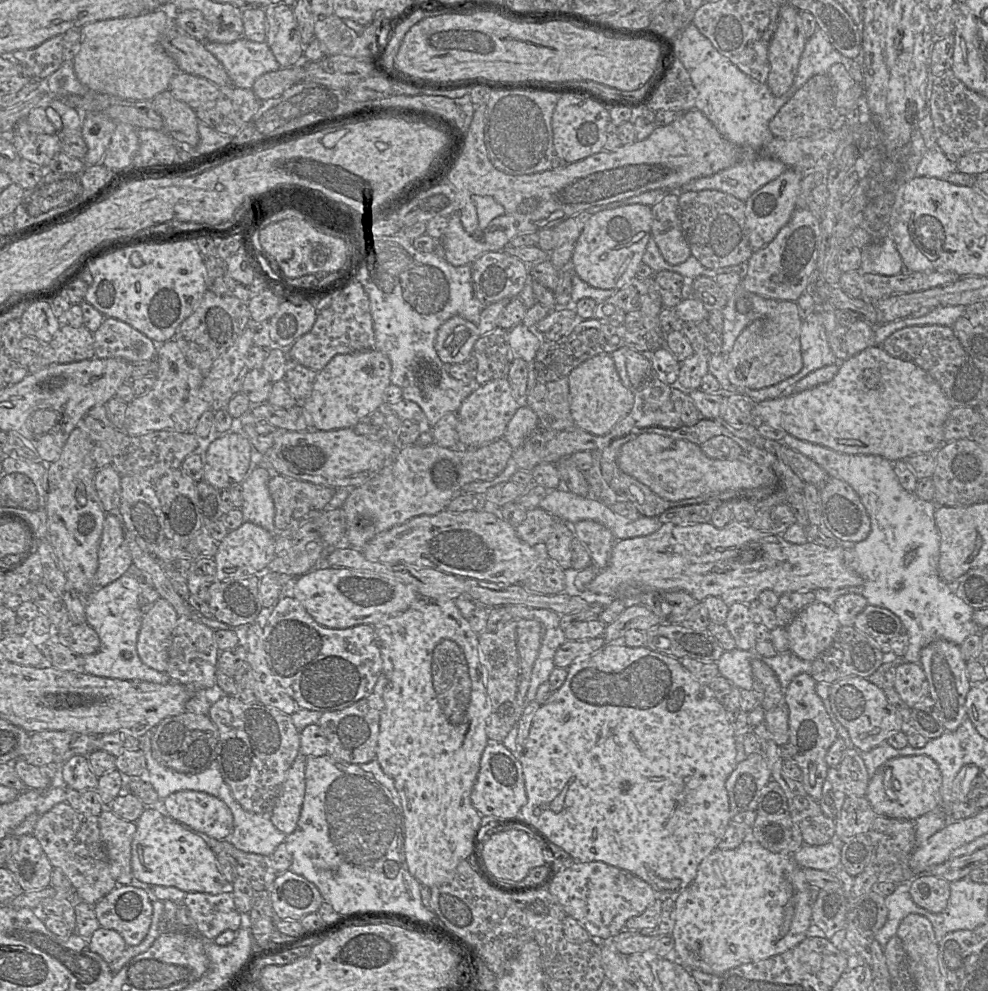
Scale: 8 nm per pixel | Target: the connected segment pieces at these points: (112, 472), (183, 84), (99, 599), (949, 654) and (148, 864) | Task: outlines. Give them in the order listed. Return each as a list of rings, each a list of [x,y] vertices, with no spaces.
[[[114,466],[97,469],[94,485],[105,512],[117,512],[121,501],[121,475]]]
[[[178,72],[169,85],[169,90],[173,96],[192,109],[198,109],[203,104],[214,101],[218,97],[220,88],[221,86],[206,78],[185,72]]]
[[[126,573],[103,588],[96,589],[85,599],[86,623],[99,636],[101,646],[94,654],[84,656],[85,673],[119,680],[147,681],[157,684],[171,682],[166,673],[156,671],[145,665],[137,652],[137,641],[142,625],[146,604],[141,595],[140,581],[133,575]]]
[[[935,640],[922,649],[919,664],[926,675],[929,696],[935,702],[945,730],[956,731],[967,718],[965,701],[972,686],[959,646],[946,640]]]
[[[162,801],[160,805],[146,807],[136,823],[137,830],[131,848],[131,867],[136,879],[149,885],[176,887],[185,892],[216,895],[228,891],[230,883],[225,880],[218,868],[217,855],[196,831],[185,827],[167,815],[162,810]]]

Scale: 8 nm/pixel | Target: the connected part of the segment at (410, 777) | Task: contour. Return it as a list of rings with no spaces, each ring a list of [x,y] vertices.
[[[420,597],[410,608],[408,608],[406,611],[388,618],[386,620],[383,620],[376,625],[373,625],[377,639],[381,648],[381,654],[383,658],[383,674],[387,677],[388,679],[388,685],[387,688],[382,695],[382,698],[384,700],[384,709],[381,715],[380,719],[380,730],[379,730],[379,736],[378,736],[378,747],[377,747],[377,755],[376,755],[376,760],[380,764],[382,770],[386,775],[388,775],[390,778],[393,779],[394,785],[398,791],[398,794],[401,799],[401,804],[403,808],[403,813],[404,813],[404,822],[405,822],[405,857],[406,857],[406,862],[408,865],[408,869],[411,873],[411,875],[421,884],[424,886],[427,886],[429,888],[436,887],[436,886],[441,886],[446,883],[449,883],[455,875],[455,871],[459,865],[459,863],[463,860],[469,860],[472,854],[478,853],[479,849],[479,843],[488,830],[488,828],[492,825],[491,821],[487,821],[483,819],[483,817],[478,813],[478,811],[474,808],[472,802],[471,802],[471,792],[472,788],[474,786],[474,783],[476,781],[476,777],[479,771],[479,763],[480,763],[480,758],[483,753],[483,750],[487,746],[489,740],[487,737],[486,733],[486,723],[487,719],[489,717],[489,700],[486,695],[486,688],[487,686],[487,671],[484,665],[482,665],[482,655],[480,653],[479,649],[479,640],[478,640],[478,635],[475,633],[470,625],[467,619],[465,619],[457,606],[455,605],[455,602],[453,600],[432,600],[427,597]]]

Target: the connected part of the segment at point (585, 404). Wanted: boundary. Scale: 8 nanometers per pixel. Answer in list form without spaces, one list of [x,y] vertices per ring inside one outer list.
[[[599,354],[584,361],[567,378],[571,415],[578,429],[596,436],[608,434],[633,408],[634,392],[622,383],[610,354]]]

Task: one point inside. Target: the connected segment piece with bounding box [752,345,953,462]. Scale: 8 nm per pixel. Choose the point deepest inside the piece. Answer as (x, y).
(877, 404)

